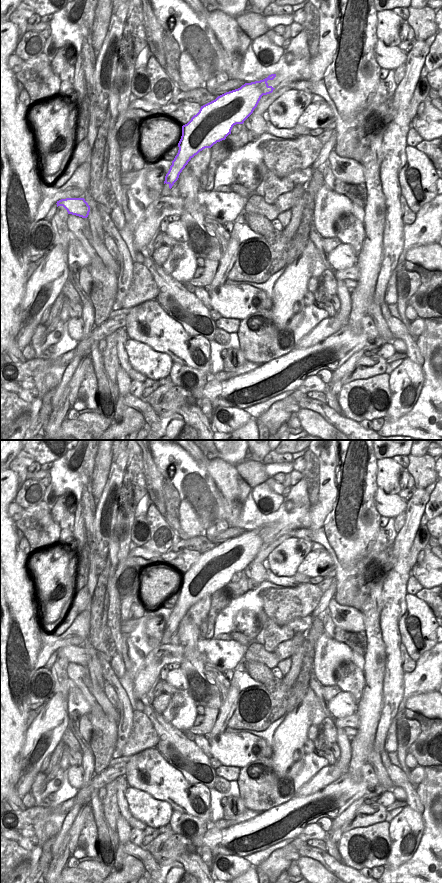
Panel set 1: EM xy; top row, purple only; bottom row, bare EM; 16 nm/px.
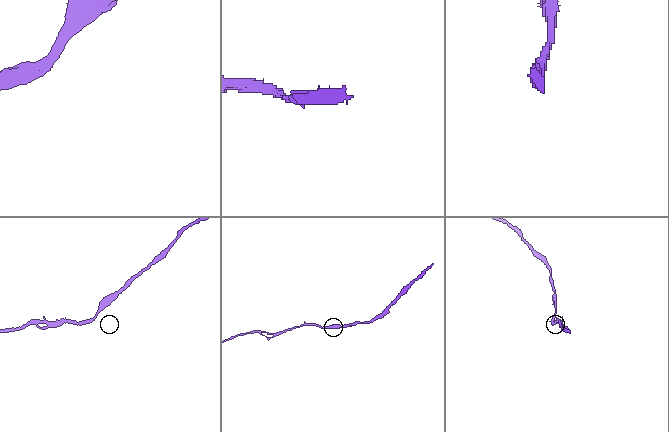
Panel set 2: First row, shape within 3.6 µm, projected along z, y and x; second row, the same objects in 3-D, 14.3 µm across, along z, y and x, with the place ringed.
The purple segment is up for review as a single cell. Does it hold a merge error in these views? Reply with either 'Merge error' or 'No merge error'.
No merge error

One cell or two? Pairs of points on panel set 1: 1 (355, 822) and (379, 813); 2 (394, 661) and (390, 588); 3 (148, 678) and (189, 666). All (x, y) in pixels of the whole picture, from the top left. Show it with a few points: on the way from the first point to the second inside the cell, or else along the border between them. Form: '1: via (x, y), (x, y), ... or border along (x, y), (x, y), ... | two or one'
1: via (361, 818), (373, 814) | one
2: via (392, 643), (393, 606) | one
3: border along (179, 643), (183, 647), (183, 660), (180, 664) | two

